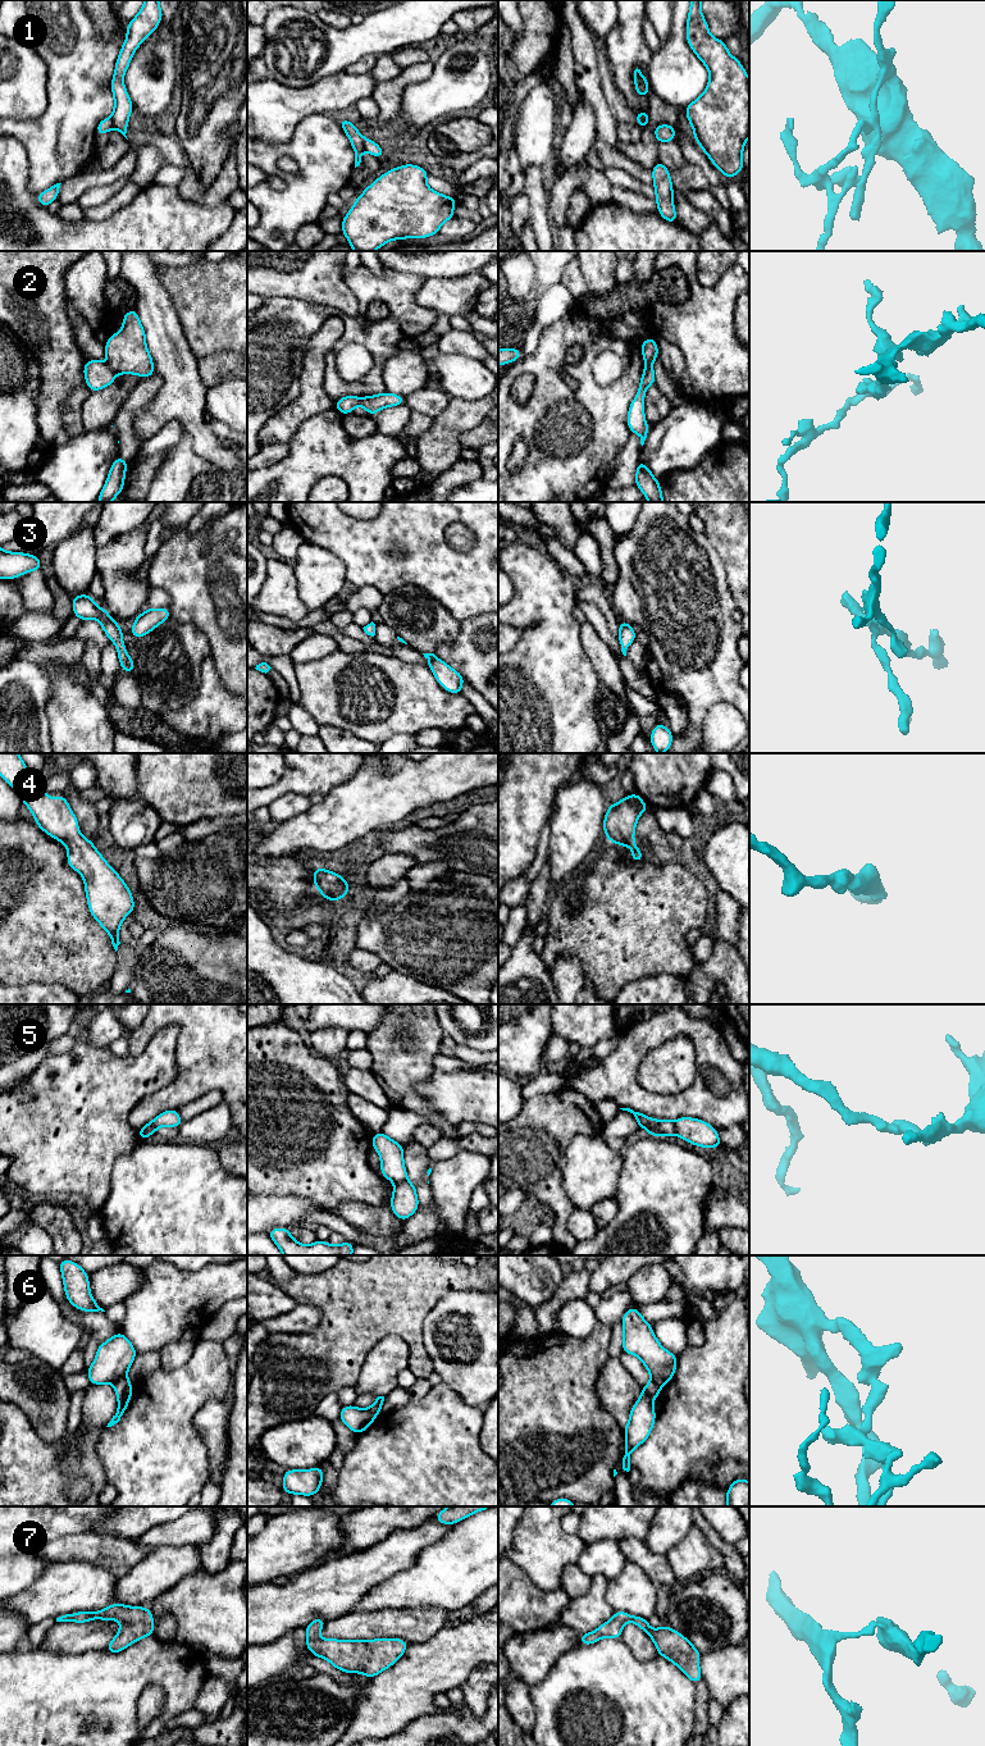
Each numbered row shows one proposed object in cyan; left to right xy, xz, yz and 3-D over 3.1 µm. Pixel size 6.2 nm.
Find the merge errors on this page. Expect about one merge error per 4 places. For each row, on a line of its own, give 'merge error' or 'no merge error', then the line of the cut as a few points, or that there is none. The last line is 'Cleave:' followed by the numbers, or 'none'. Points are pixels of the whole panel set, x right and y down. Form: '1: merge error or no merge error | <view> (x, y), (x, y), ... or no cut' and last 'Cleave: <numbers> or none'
1: merge error | xz (363, 138), (364, 150)
2: merge error | xy (106, 364), (115, 374)
3: no merge error | no cut
4: no merge error | no cut
5: merge error | xz (406, 1177), (395, 1184)
6: merge error | xy (126, 1376), (113, 1384)
7: no merge error | no cut
Cleave: 1, 2, 5, 6

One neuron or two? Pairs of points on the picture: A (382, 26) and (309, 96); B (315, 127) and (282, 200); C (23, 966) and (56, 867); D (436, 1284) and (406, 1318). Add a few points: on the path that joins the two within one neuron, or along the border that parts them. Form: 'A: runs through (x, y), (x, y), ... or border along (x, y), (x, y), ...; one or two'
A: border along (345, 69), (304, 86); two
B: runs through (315, 146), (310, 176), (301, 185); one
C: runs through (23, 942), (23, 905), (32, 892); one
D: runs through (427, 1293), (410, 1309); one

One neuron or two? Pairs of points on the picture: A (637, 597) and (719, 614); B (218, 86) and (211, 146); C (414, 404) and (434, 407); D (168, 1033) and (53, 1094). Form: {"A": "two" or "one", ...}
{"A": "one", "B": "one", "C": "one", "D": "one"}

